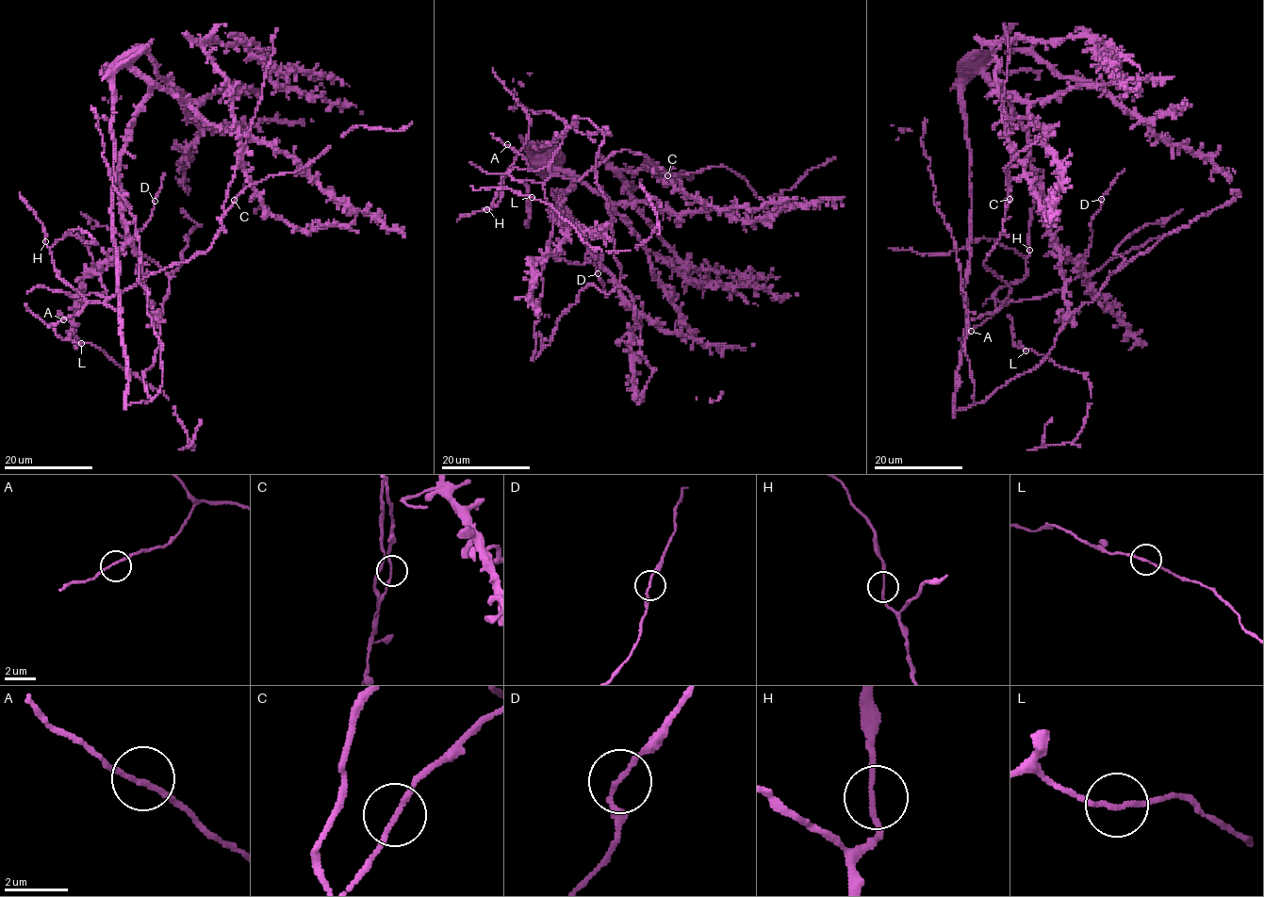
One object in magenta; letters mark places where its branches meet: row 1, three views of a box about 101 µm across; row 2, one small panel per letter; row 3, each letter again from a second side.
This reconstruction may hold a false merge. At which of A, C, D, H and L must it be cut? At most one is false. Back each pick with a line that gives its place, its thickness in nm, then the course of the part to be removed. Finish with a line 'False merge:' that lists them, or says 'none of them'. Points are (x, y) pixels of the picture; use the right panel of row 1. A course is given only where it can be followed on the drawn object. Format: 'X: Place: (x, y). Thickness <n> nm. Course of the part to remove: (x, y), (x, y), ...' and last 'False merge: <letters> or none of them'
False merge: none of them

